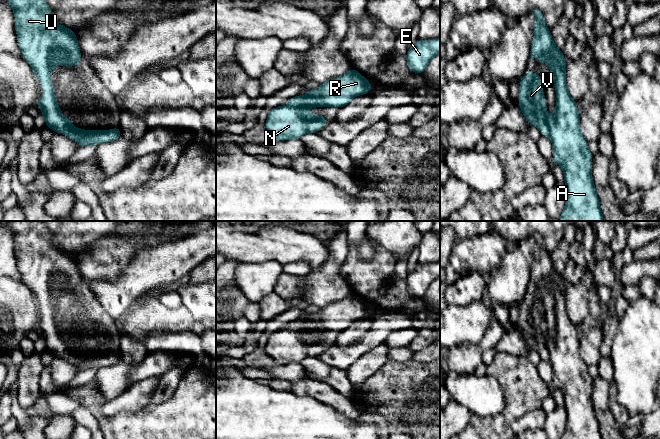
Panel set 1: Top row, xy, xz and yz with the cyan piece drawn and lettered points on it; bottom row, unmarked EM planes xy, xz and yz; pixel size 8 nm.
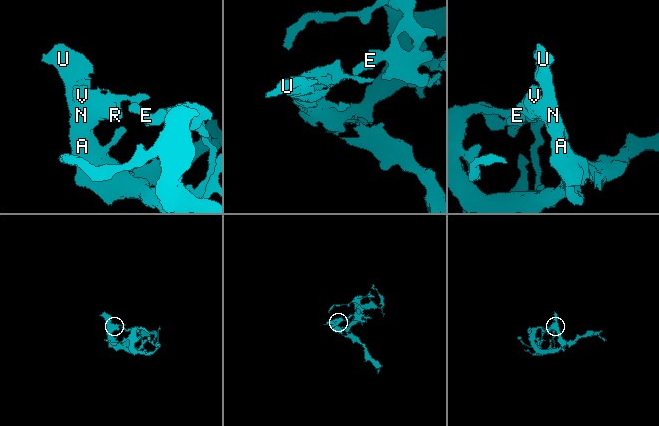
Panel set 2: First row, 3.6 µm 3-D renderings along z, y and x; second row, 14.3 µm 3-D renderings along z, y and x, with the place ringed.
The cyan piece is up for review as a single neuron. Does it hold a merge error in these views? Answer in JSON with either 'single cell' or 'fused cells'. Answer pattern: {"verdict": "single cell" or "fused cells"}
{"verdict": "single cell"}

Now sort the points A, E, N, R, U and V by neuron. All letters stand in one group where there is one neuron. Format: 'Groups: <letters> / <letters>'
Groups: A E N R U V

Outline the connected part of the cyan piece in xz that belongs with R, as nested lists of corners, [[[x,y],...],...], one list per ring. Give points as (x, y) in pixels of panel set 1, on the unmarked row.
[[[350,292],[340,301],[333,302],[320,308],[317,313],[309,313],[306,319],[289,322],[287,330],[278,330],[270,333],[265,347],[265,353],[279,365],[300,363],[307,357],[319,357],[327,349],[325,339],[312,339],[306,334],[307,331],[337,331],[348,329],[353,321],[367,318],[373,309],[357,294]]]

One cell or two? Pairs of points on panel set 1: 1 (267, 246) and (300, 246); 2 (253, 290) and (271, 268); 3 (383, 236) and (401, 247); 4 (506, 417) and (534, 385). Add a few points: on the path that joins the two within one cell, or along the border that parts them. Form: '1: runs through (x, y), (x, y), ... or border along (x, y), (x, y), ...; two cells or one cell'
1: runs through (275, 246), (292, 246); one cell
2: runs through (255, 285), (267, 273); one cell
3: runs through (387, 236), (390, 236), (397, 243); one cell
4: runs through (514, 409), (518, 401), (526, 393); one cell

